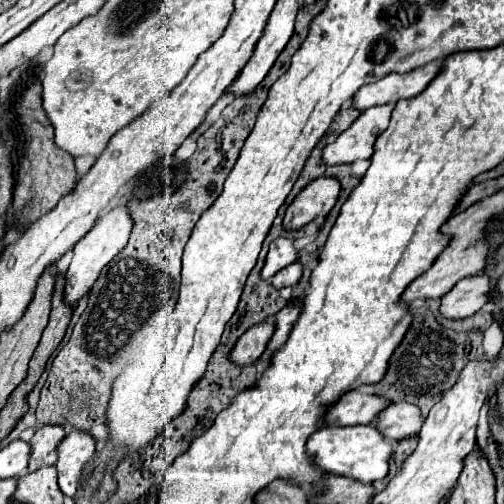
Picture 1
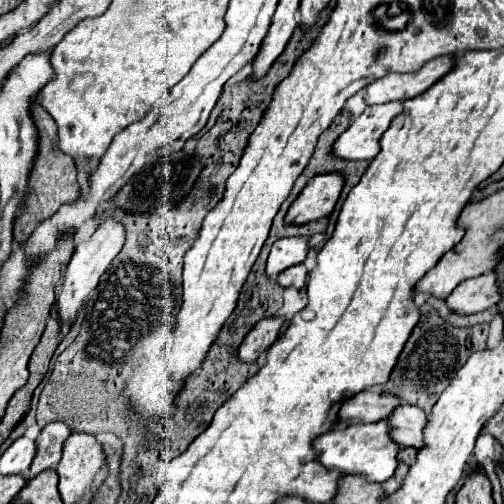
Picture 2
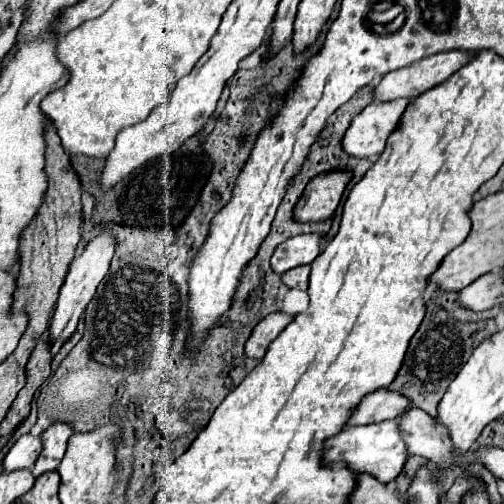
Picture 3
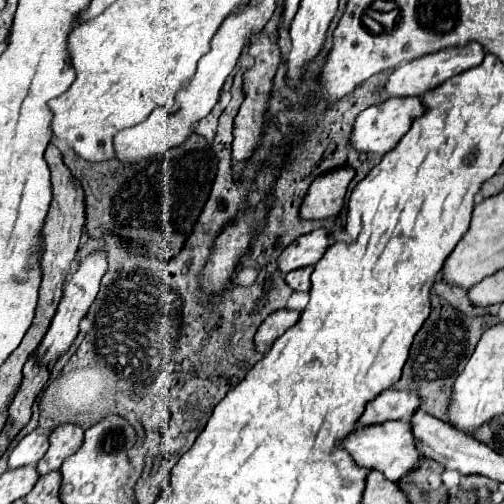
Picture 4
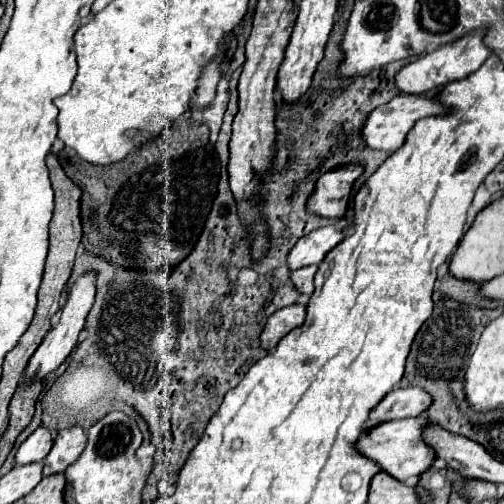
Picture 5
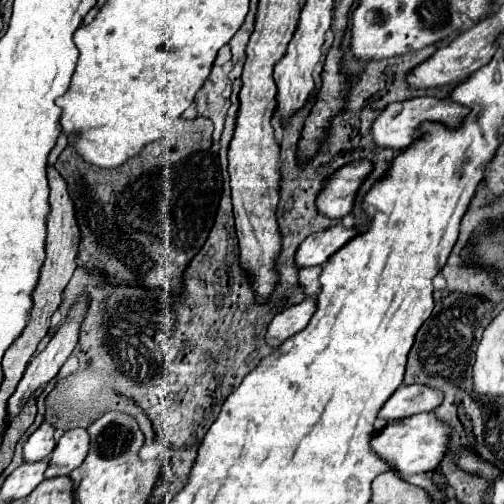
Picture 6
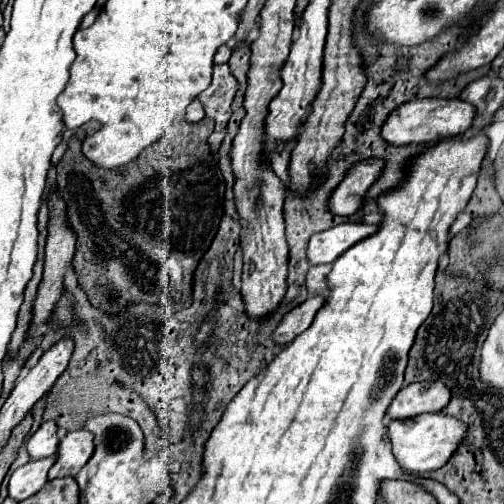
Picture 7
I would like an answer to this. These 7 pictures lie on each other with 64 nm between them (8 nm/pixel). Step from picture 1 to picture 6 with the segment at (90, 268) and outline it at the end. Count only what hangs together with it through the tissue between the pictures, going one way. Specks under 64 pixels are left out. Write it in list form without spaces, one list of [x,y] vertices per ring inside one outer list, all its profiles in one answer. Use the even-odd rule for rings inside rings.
[[[86,296],[78,298],[78,302],[76,302],[76,304],[72,306],[72,310],[70,310],[70,316],[68,316],[66,324],[46,342],[44,350],[42,350],[42,352],[32,360],[32,364],[26,368],[22,380],[20,380],[18,386],[16,386],[16,392],[14,392],[14,394],[10,396],[10,400],[8,400],[8,408],[6,408],[8,416],[6,416],[6,422],[10,422],[16,414],[20,414],[20,410],[22,410],[22,406],[28,402],[28,398],[38,396],[38,394],[46,388],[46,384],[58,374],[58,370],[62,368],[62,364],[68,360],[68,356],[72,354],[72,350],[74,350],[76,344],[78,344],[78,326],[80,326],[80,320],[82,320],[84,314],[86,314],[86,308],[88,308],[88,298],[86,298]]]

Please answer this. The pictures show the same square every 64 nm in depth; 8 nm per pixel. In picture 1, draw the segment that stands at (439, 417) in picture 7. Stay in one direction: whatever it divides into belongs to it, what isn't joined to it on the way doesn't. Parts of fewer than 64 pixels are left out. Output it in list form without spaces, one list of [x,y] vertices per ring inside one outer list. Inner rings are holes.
[[[376,424],[366,426],[324,426],[318,432],[314,432],[306,444],[308,454],[312,456],[314,464],[324,468],[330,474],[348,476],[360,482],[376,482],[382,480],[390,472],[390,456],[392,456],[392,444],[384,440]]]

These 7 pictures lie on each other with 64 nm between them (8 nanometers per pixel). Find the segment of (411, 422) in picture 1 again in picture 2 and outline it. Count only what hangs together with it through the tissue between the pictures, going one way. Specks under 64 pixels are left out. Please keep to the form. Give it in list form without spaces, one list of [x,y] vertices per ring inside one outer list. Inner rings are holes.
[[[402,404],[394,410],[394,414],[388,418],[392,438],[402,448],[420,448],[424,444],[424,424],[428,422],[428,416],[418,408],[410,404]]]

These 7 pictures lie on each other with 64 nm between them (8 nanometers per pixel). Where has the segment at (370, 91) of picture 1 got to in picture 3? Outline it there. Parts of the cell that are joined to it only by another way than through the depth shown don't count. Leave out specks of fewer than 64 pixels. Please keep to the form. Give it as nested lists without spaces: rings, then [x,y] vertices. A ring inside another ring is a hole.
[[[448,50],[448,52],[428,56],[416,64],[408,64],[406,68],[394,70],[380,80],[380,84],[376,86],[376,98],[384,102],[396,98],[414,100],[426,90],[442,84],[464,64],[468,64],[474,56],[476,52]]]

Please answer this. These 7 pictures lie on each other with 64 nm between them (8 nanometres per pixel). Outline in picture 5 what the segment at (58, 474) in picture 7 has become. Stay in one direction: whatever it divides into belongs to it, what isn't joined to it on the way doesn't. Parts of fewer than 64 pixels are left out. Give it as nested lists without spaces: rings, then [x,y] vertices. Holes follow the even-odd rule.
[[[80,426],[60,430],[50,454],[44,460],[44,476],[66,472],[66,468],[80,458],[86,448],[86,442],[86,432]]]

